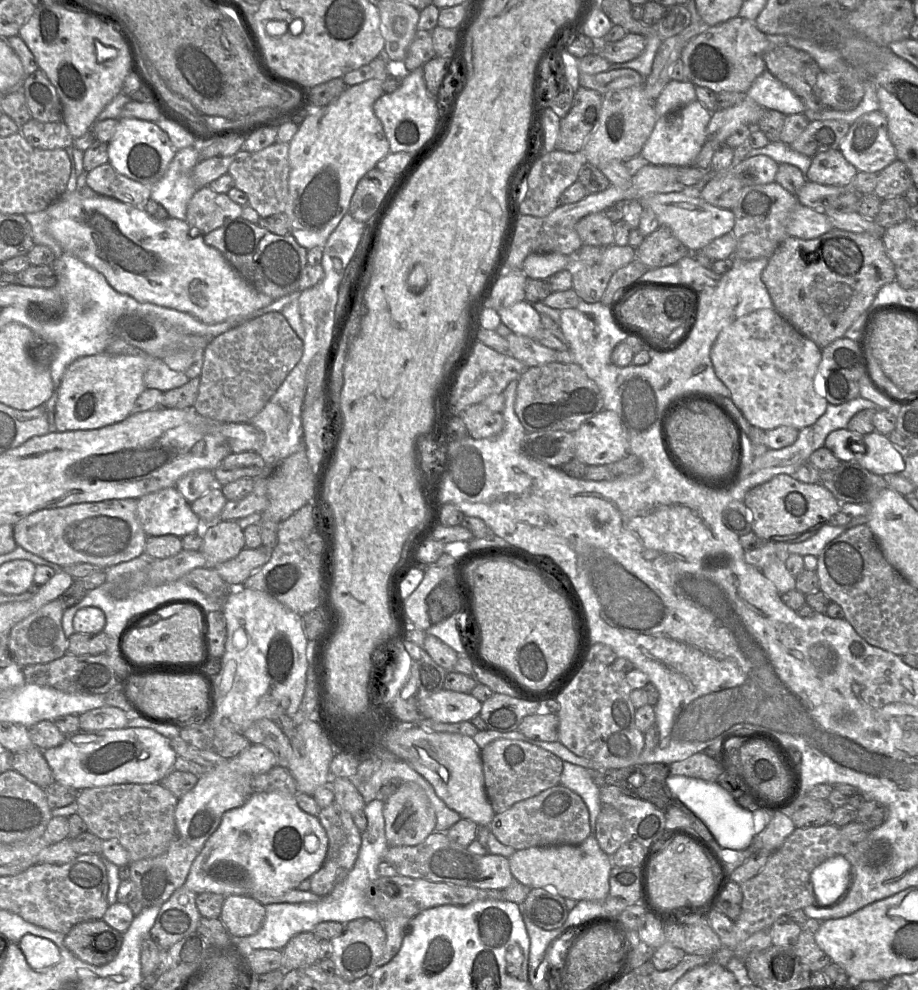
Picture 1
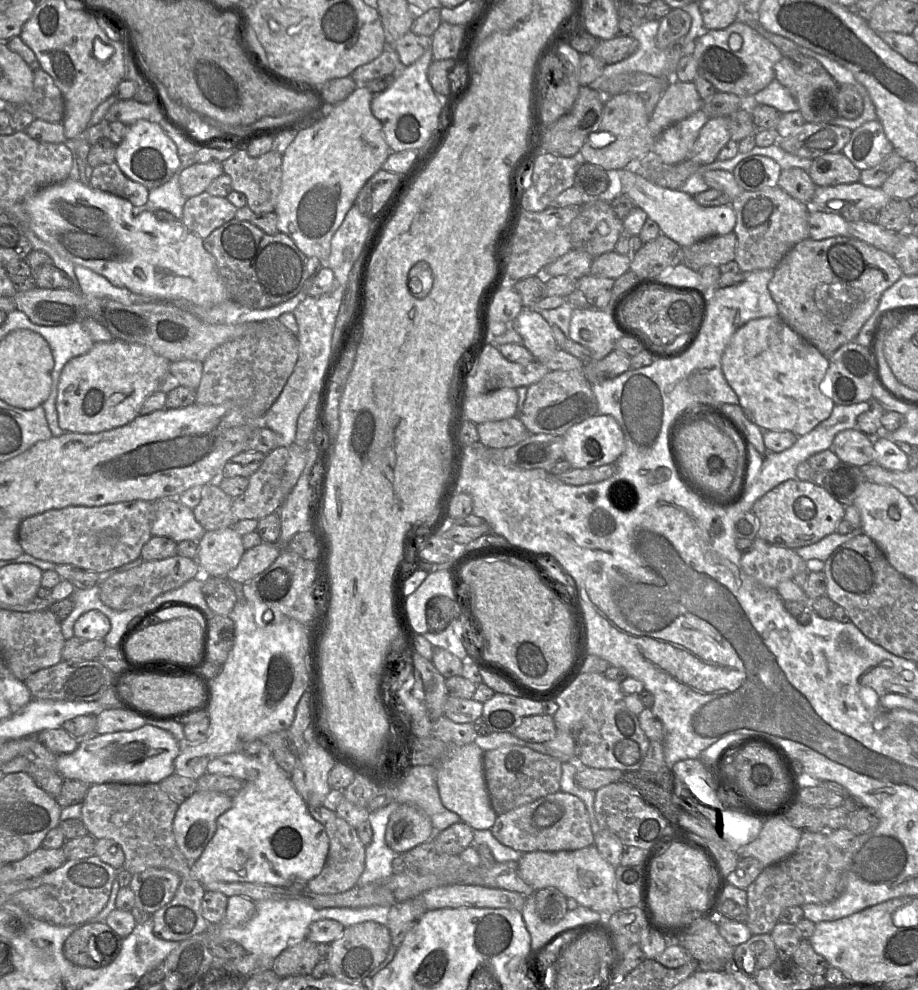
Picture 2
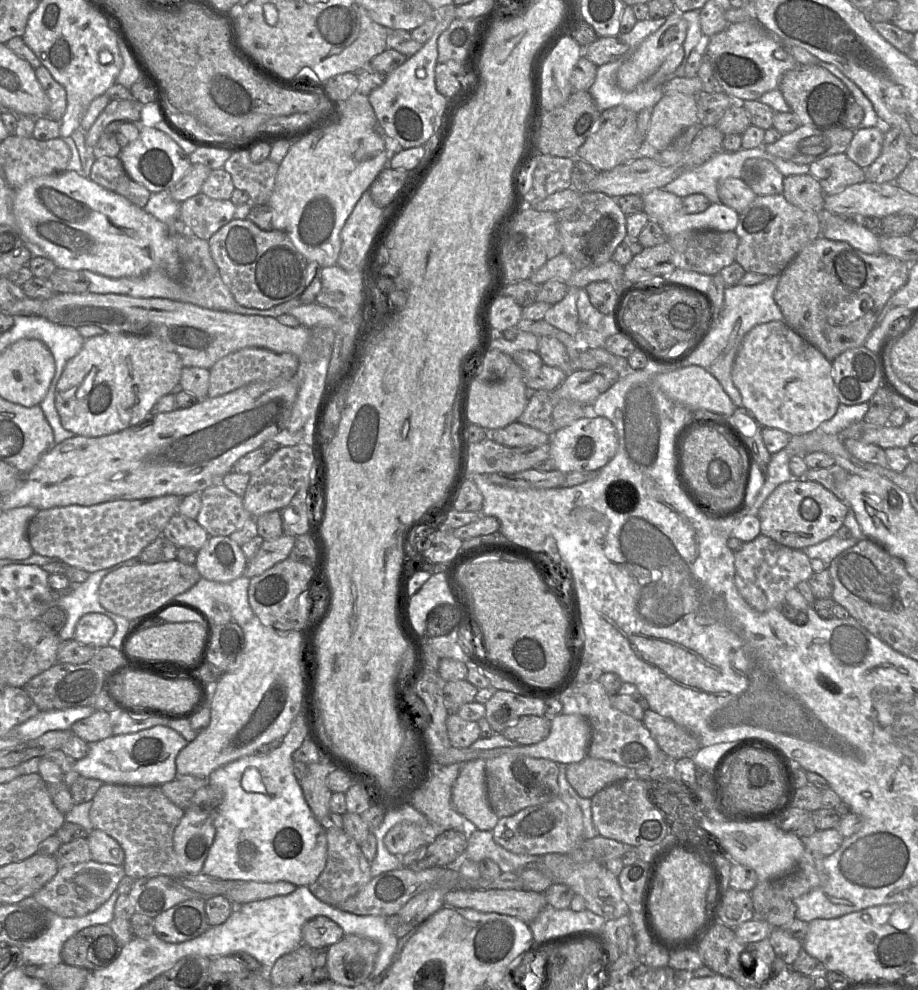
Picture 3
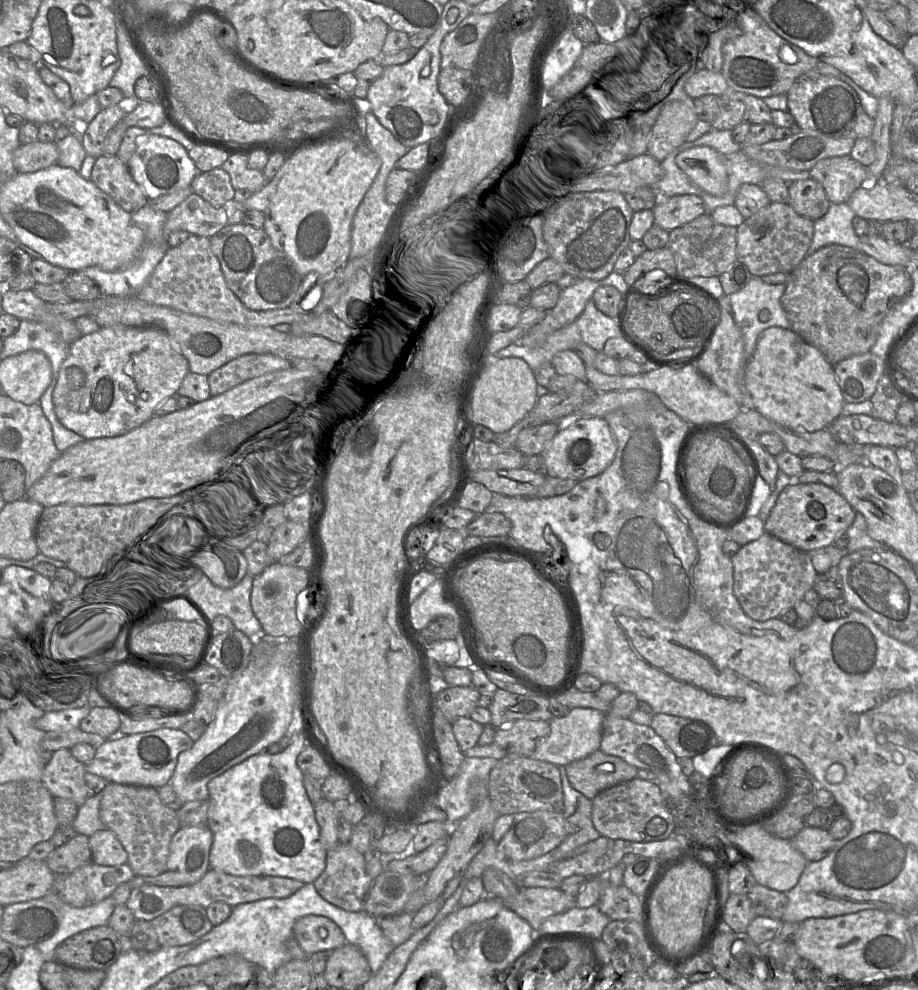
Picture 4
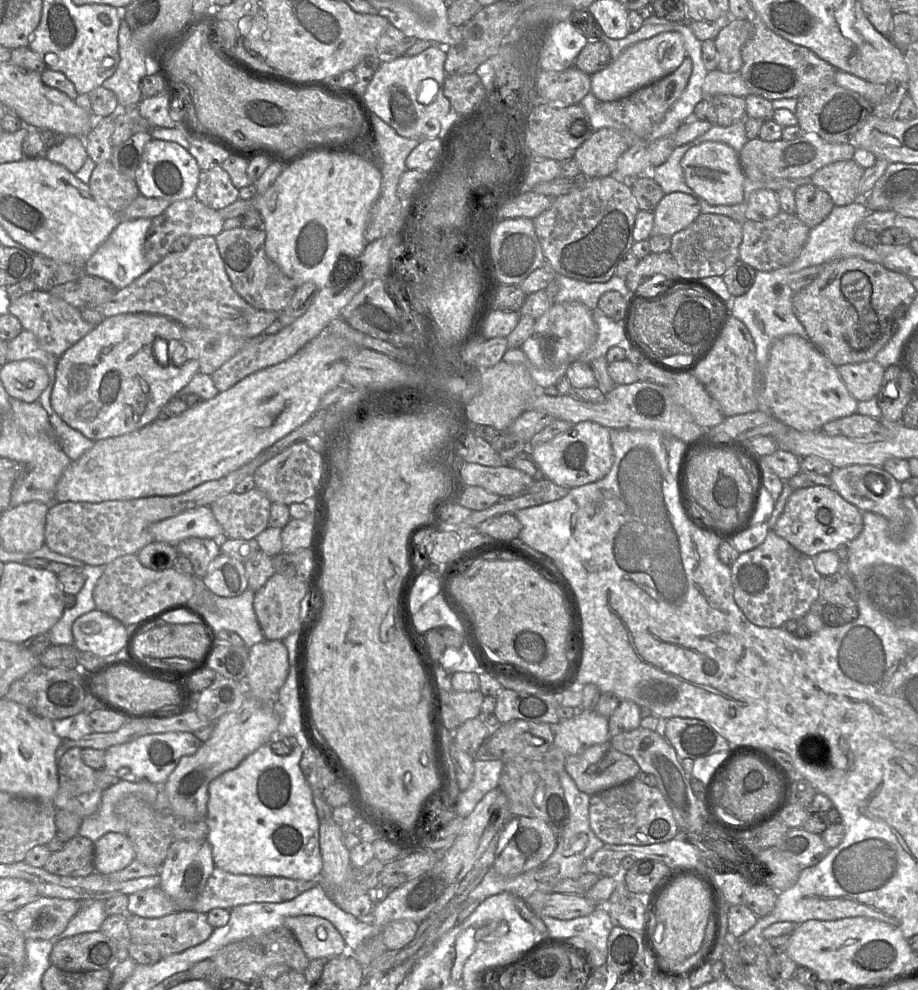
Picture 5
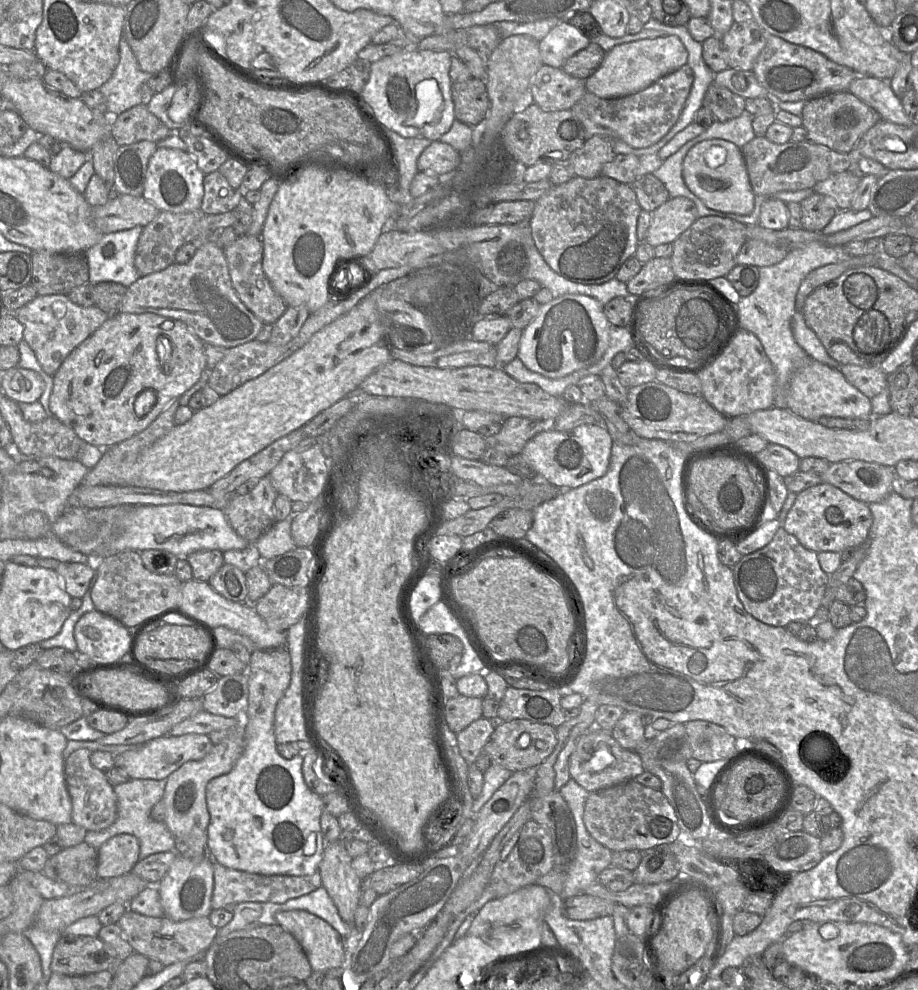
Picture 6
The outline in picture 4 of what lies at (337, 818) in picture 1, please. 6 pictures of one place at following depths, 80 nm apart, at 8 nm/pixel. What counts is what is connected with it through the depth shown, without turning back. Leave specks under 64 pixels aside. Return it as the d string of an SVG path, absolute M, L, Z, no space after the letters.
M339 843L327 851L326 867L313 885L319 895L334 906L349 912L361 912L372 882L365 869L363 854L349 844Z

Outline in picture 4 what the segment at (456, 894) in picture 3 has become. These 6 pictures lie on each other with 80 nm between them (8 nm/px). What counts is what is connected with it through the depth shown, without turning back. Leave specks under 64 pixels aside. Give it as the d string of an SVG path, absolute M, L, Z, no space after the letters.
M520 888L514 898L501 902L527 921L535 931L549 916L576 907L575 897L569 896L559 889L547 888Z

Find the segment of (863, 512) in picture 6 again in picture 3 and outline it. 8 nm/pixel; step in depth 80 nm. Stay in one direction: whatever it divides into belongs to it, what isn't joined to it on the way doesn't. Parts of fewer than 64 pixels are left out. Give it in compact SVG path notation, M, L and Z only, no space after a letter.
M797 479L779 485L766 499L758 511L761 534L779 544L804 549L818 544L833 535L844 525L850 508L822 484Z

